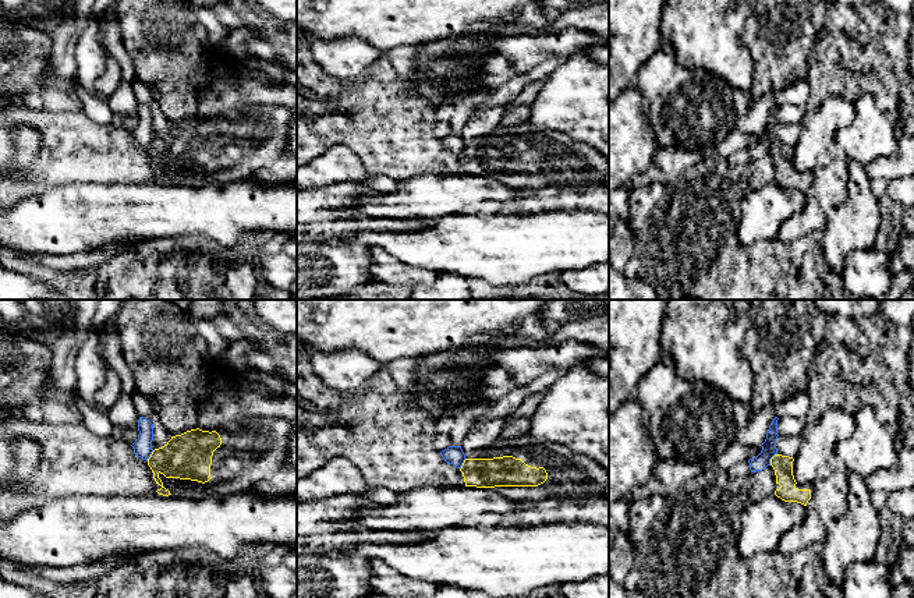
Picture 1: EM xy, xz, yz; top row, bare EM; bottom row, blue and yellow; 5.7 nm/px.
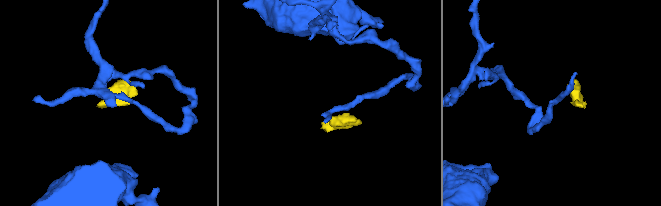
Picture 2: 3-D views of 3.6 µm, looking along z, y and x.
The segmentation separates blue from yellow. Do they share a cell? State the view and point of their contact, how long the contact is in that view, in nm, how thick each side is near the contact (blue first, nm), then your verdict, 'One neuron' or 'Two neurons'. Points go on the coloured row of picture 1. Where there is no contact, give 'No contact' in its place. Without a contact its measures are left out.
Touches blue at yz (771, 457). Shared border 80 nm. Thickness 90 nm (blue) against 110 nm. Two neurons

